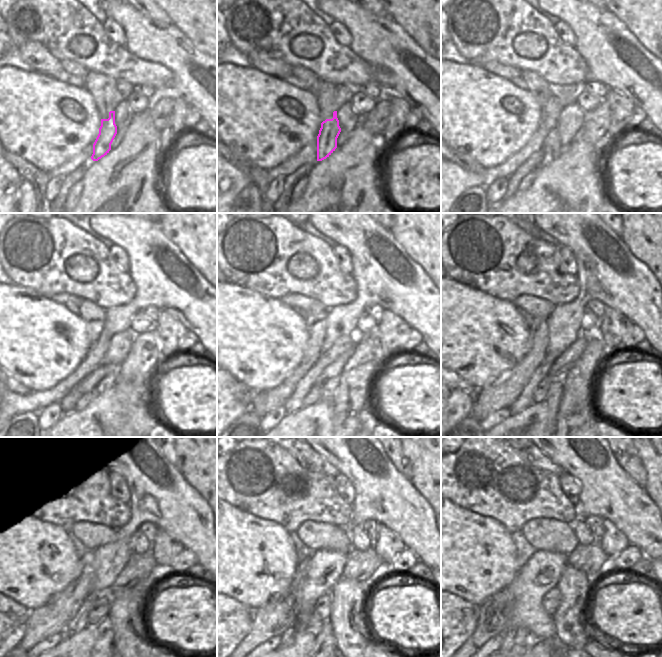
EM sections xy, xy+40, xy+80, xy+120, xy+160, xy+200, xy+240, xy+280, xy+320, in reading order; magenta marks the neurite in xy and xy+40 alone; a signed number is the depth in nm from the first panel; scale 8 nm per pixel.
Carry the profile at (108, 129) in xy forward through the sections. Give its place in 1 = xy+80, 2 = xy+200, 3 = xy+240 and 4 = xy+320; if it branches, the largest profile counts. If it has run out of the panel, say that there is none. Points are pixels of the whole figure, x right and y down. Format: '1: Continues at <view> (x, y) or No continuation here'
1: Continues at xy+80 (552, 147)
2: Continues at xy+200 (553, 397)
3: Continues at xy+240 (104, 640)
4: Continues at xy+320 (542, 640).

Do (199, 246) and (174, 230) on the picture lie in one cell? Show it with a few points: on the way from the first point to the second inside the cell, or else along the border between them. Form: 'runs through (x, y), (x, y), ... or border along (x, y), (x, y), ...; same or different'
runs through (193, 240), (183, 230), (180, 230); same

